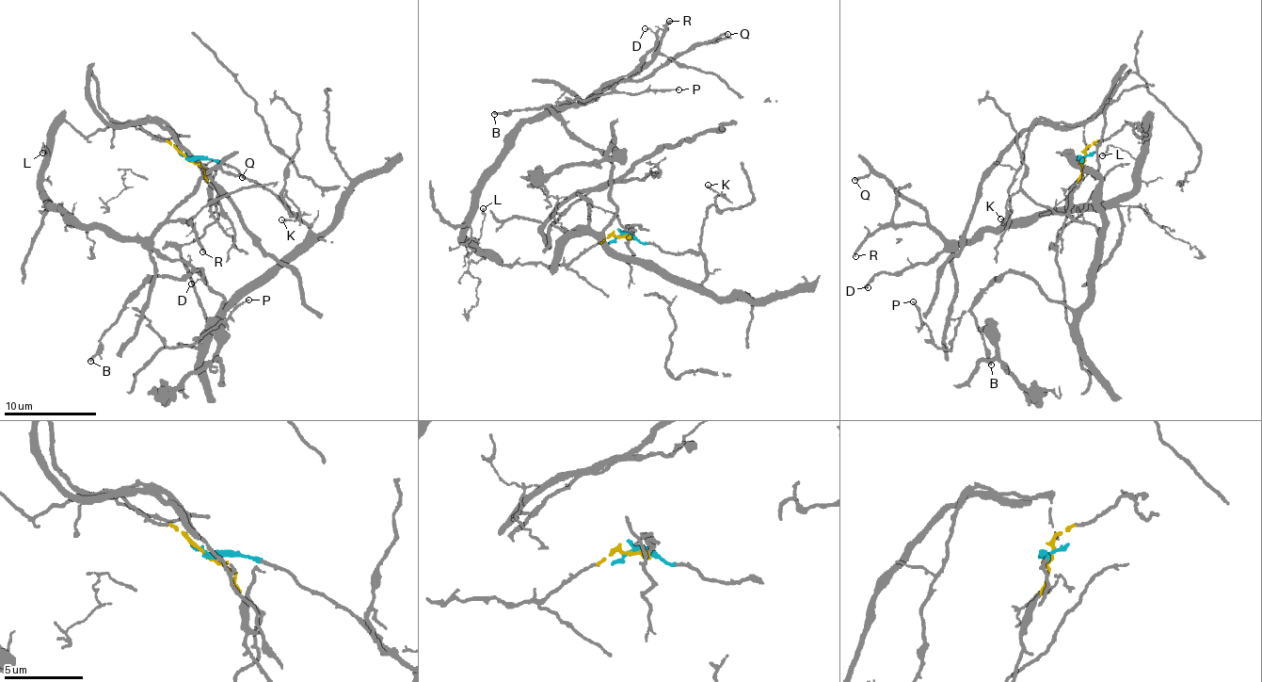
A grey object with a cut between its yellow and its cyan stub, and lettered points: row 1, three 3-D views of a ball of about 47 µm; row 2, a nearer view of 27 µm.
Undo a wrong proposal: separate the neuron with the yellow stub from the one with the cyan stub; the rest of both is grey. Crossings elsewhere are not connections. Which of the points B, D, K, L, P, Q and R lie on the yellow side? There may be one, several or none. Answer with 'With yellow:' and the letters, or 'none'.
With yellow: D, L, Q, R

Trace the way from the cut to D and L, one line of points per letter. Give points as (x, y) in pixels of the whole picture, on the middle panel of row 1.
D: (619, 236), (545, 266), (499, 262), (462, 239), (476, 186), (525, 122), (630, 75), (655, 44), (645, 28)
L: (619, 236), (610, 235), (581, 251), (571, 263), (501, 264), (483, 251), (477, 242), (483, 219), (483, 208)

